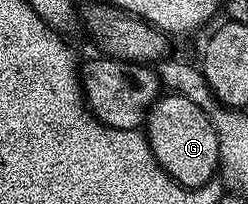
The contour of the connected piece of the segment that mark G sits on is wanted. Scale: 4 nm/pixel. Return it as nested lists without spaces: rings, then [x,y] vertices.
[[[160,95],[147,114],[145,135],[160,166],[186,188],[200,188],[219,172],[219,143],[211,117],[189,98]]]

